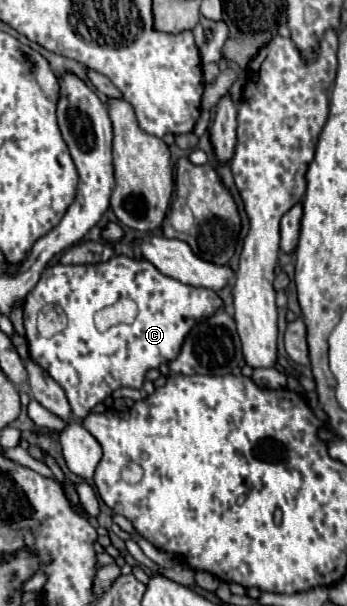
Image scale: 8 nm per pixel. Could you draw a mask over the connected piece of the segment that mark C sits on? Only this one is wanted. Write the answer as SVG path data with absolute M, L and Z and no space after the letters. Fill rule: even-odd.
M115 255L99 265L51 265L27 295L25 329L29 353L33 361L47 369L63 387L73 415L83 419L115 389L141 389L145 373L173 361L179 355L183 337L187 337L203 317L211 317L211 313L221 307L223 301L215 291L191 287L167 277L143 257L133 259L127 255ZM122 298L133 300L139 307L139 315L131 324L118 323L124 325L98 330L93 315ZM47 305L61 309L61 329L51 337L39 333L39 313Z

